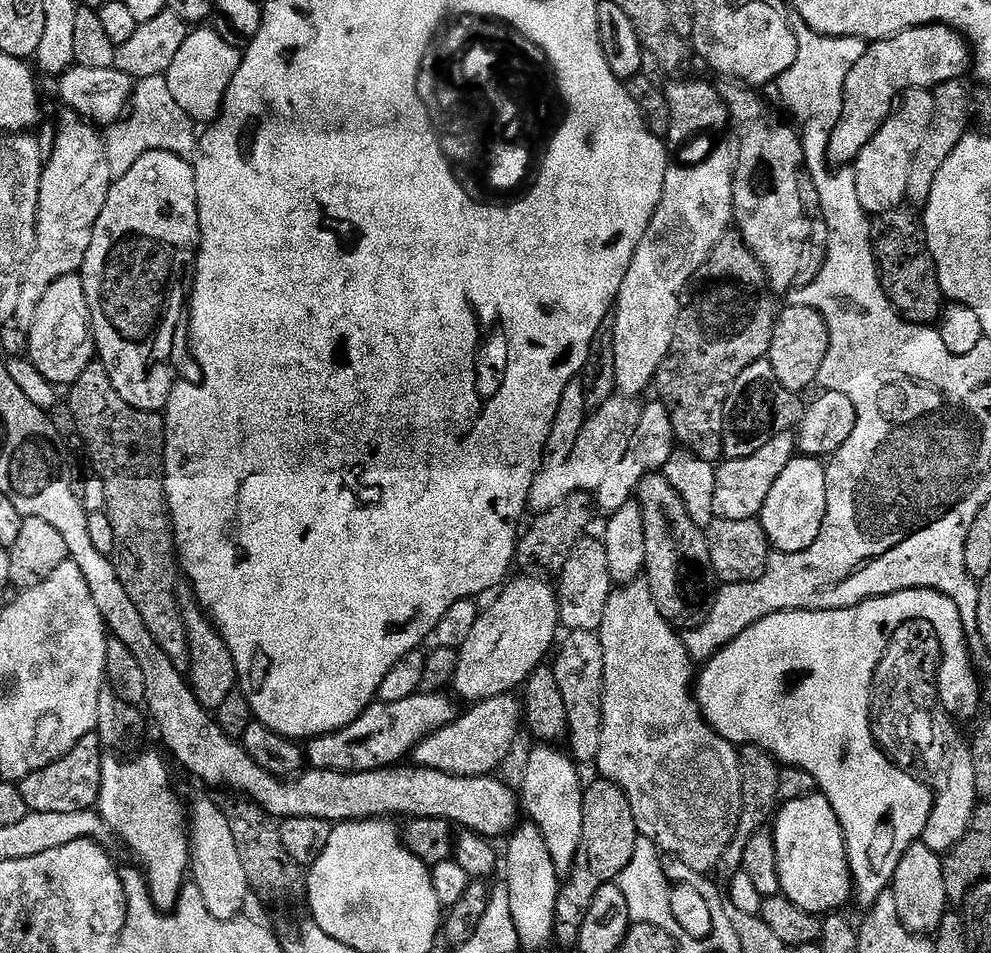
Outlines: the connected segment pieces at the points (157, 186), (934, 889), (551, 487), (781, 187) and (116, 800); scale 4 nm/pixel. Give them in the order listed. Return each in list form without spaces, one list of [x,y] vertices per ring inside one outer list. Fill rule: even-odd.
[[[143,152],[134,162],[134,166],[130,166],[130,170],[124,176],[119,177],[108,191],[106,206],[102,206],[102,214],[98,214],[96,225],[92,227],[90,246],[86,250],[84,260],[80,263],[78,269],[80,281],[86,290],[88,309],[92,319],[95,355],[98,357],[99,363],[103,364],[108,372],[114,390],[118,390],[118,394],[122,394],[122,398],[138,410],[159,413],[168,403],[168,393],[172,391],[174,383],[172,368],[168,363],[172,360],[172,347],[176,344],[176,327],[179,324],[181,327],[182,317],[186,312],[186,281],[193,271],[196,263],[196,250],[199,247],[200,223],[198,222],[198,190],[196,189],[195,167],[185,157],[176,156],[173,152]]]
[[[922,842],[912,844],[906,850],[906,854],[901,856],[900,863],[895,865],[895,872],[892,892],[896,895],[894,907],[900,915],[900,921],[917,934],[935,934],[950,912],[941,853],[930,850]]]
[[[608,400],[600,408],[596,417],[585,419],[580,426],[580,432],[572,441],[565,456],[559,457],[552,465],[536,473],[534,486],[530,490],[528,507],[533,513],[549,512],[558,502],[570,498],[575,492],[595,493],[598,486],[606,479],[606,473],[620,453],[624,451],[626,443],[626,424],[620,419],[624,416],[624,404],[620,400]]]
[[[724,82],[719,85],[720,97],[724,99],[729,113],[736,116],[760,116],[752,120],[744,128],[744,137],[740,140],[740,152],[736,156],[736,167],[739,169],[734,178],[734,198],[732,199],[732,211],[734,213],[735,227],[740,227],[740,236],[748,243],[751,255],[764,267],[764,273],[768,276],[768,287],[773,293],[784,292],[796,280],[800,272],[800,263],[804,260],[804,247],[812,236],[812,228],[808,225],[808,212],[804,209],[804,192],[800,189],[800,172],[805,171],[804,142],[799,131],[787,128],[780,120],[772,116],[764,116],[768,112],[766,105],[760,101],[761,93],[739,82]],[[759,164],[765,164],[772,175],[772,181],[764,193],[756,192],[752,185],[752,176],[748,171]]]
[[[143,752],[135,758],[105,759],[98,811],[109,829],[126,840],[129,850],[144,862],[142,868],[156,905],[172,910],[186,880],[185,865],[180,865],[180,796],[172,785],[169,761],[156,752]]]

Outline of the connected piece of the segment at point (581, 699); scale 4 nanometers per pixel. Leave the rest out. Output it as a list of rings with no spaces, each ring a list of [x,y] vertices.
[[[569,631],[567,635],[568,641],[554,667],[558,686],[562,686],[562,698],[566,698],[570,755],[577,765],[595,765],[600,758],[604,730],[604,646],[594,632]]]

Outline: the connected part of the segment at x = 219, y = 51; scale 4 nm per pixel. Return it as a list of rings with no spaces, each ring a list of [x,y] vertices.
[[[200,26],[189,31],[186,42],[182,42],[182,50],[178,50],[166,64],[170,98],[174,98],[185,116],[195,120],[197,125],[213,123],[224,106],[224,95],[238,70],[241,55],[241,49],[226,42],[226,38],[216,33],[215,27]]]

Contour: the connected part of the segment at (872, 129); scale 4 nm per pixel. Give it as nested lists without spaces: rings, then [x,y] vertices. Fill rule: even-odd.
[[[927,24],[921,28],[911,28],[905,32],[899,32],[888,40],[869,43],[865,47],[862,58],[858,58],[854,62],[850,74],[846,74],[844,101],[838,118],[838,126],[834,126],[834,130],[830,134],[826,153],[827,163],[832,166],[848,166],[855,162],[862,146],[866,146],[866,142],[870,138],[874,138],[876,131],[888,121],[889,115],[894,110],[894,101],[897,99],[898,92],[912,85],[915,88],[934,89],[942,82],[960,80],[963,72],[967,73],[969,68],[970,49],[967,40],[959,32],[944,24]]]

